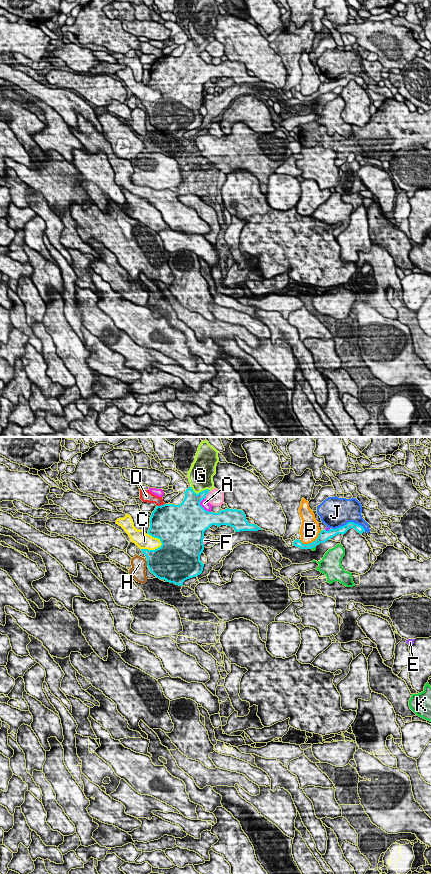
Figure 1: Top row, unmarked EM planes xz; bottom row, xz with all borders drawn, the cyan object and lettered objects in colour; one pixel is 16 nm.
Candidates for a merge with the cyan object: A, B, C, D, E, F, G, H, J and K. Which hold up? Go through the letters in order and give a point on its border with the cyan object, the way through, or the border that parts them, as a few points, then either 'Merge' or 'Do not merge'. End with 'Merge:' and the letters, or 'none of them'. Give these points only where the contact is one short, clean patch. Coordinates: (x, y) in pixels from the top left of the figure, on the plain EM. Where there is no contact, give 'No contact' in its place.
A: Touches cyan at xz (201, 58). Do not merge
B: Touches cyan at xz (313, 93). Boundary: xz (321, 82), (319, 87), (311, 94), (302, 95), (300, 93). Do not merge
C: Touches cyan at xz (151, 102). Do not merge
D: Touches cyan at xz (161, 57). Do not merge
E: Touches cyan at xz (327, 83). Boundary: xz (330, 81), (325, 82). Do not merge
F: Touches cyan at xz (207, 45). Do not merge
G: Touches cyan at xz (200, 44). Do not merge
H: Touches cyan at xz (147, 115). Do not merge
J: Touches cyan at xz (349, 74). Do not merge
K: Touches cyan at xz (313, 99). Do not merge
Merge: none of them

